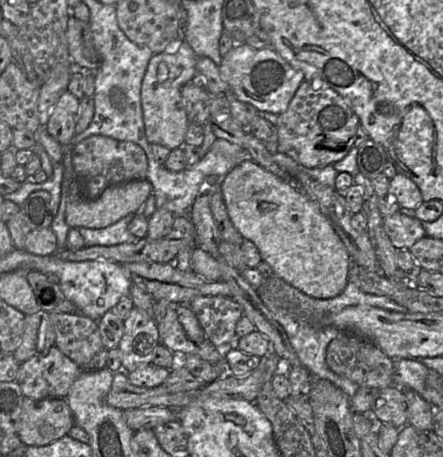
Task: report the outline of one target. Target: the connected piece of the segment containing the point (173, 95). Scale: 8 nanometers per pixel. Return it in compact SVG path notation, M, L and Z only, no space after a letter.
M182 40L162 53L154 54L147 66L141 87L141 102L145 133L150 144L159 144L170 150L182 148L189 125L182 88L196 74L198 56Z

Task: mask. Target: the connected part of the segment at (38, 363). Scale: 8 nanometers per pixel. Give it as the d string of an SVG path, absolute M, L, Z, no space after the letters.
M53 345L46 355L22 362L15 381L26 398L66 398L81 373L82 370Z

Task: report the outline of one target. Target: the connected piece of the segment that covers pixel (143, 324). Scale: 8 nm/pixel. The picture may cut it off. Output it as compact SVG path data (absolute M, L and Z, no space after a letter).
M134 307L124 321L123 335L117 347L121 352L121 371L129 373L152 364L156 348L160 344L154 318Z

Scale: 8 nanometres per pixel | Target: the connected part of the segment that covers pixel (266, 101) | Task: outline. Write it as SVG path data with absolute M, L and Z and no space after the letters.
M246 43L236 44L221 61L220 73L230 88L230 95L253 105L258 111L284 113L296 91L305 81L304 74L292 67L273 48L255 49Z

